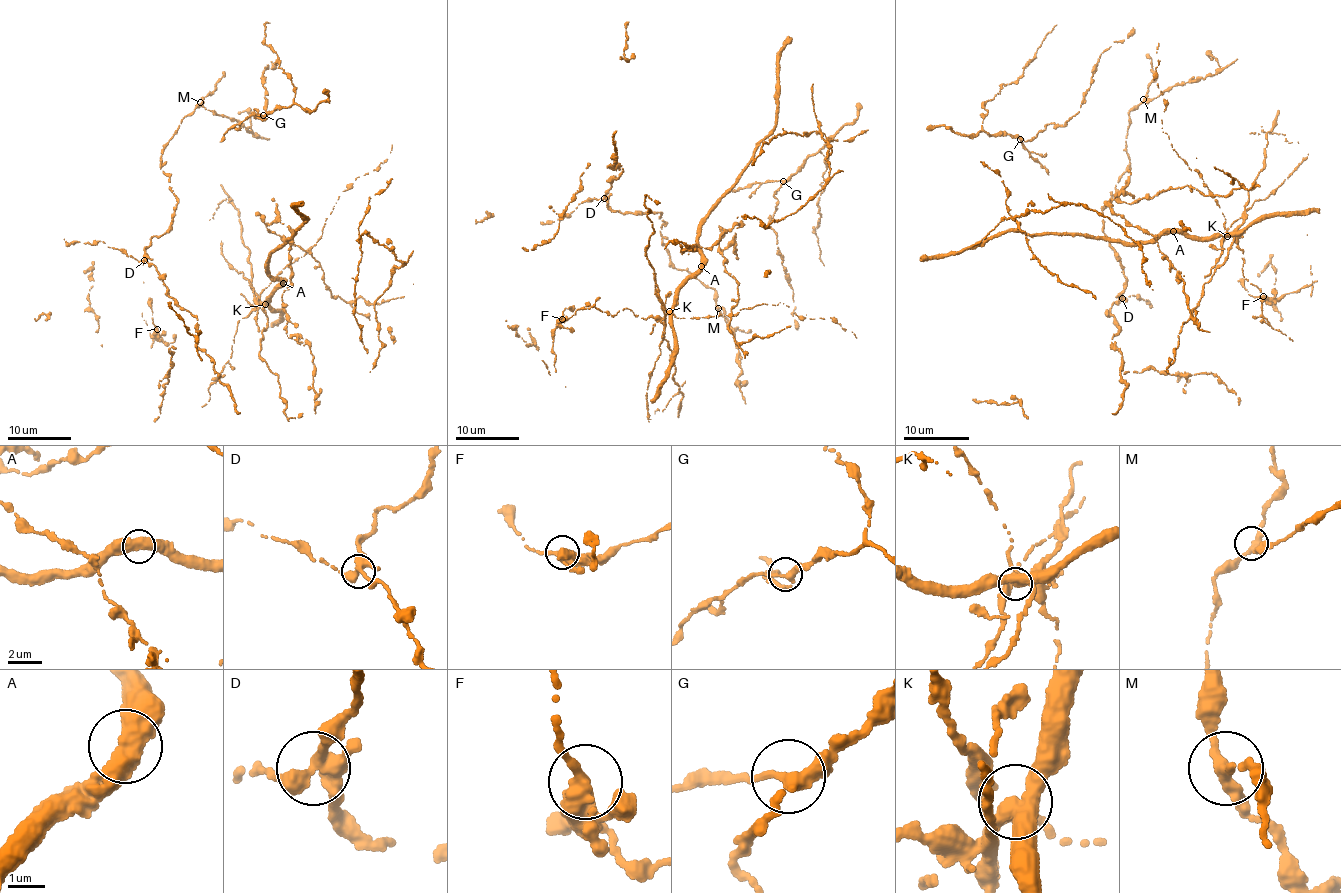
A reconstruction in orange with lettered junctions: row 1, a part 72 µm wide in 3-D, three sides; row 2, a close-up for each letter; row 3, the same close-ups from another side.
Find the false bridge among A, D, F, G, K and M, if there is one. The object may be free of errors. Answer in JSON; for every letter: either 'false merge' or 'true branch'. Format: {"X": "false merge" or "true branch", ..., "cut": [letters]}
{"A": "true branch", "D": "true branch", "F": "true branch", "G": "true branch", "K": "false merge", "M": "true branch", "cut": ["K"]}

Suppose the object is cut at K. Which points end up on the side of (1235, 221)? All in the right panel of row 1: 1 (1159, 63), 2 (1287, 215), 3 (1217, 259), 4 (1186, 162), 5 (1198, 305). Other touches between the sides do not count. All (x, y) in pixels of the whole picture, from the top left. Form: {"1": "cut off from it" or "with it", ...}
{"1": "with it", "2": "cut off from it", "3": "with it", "4": "with it", "5": "with it"}

